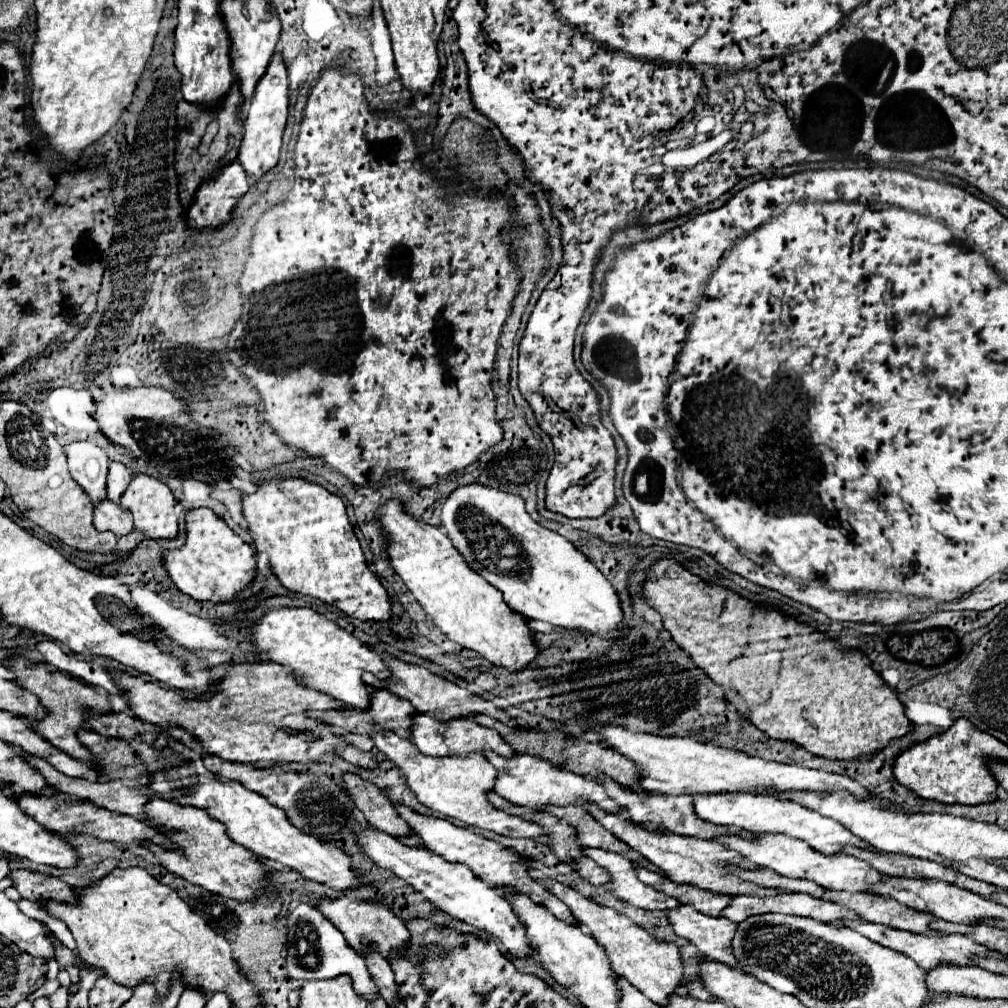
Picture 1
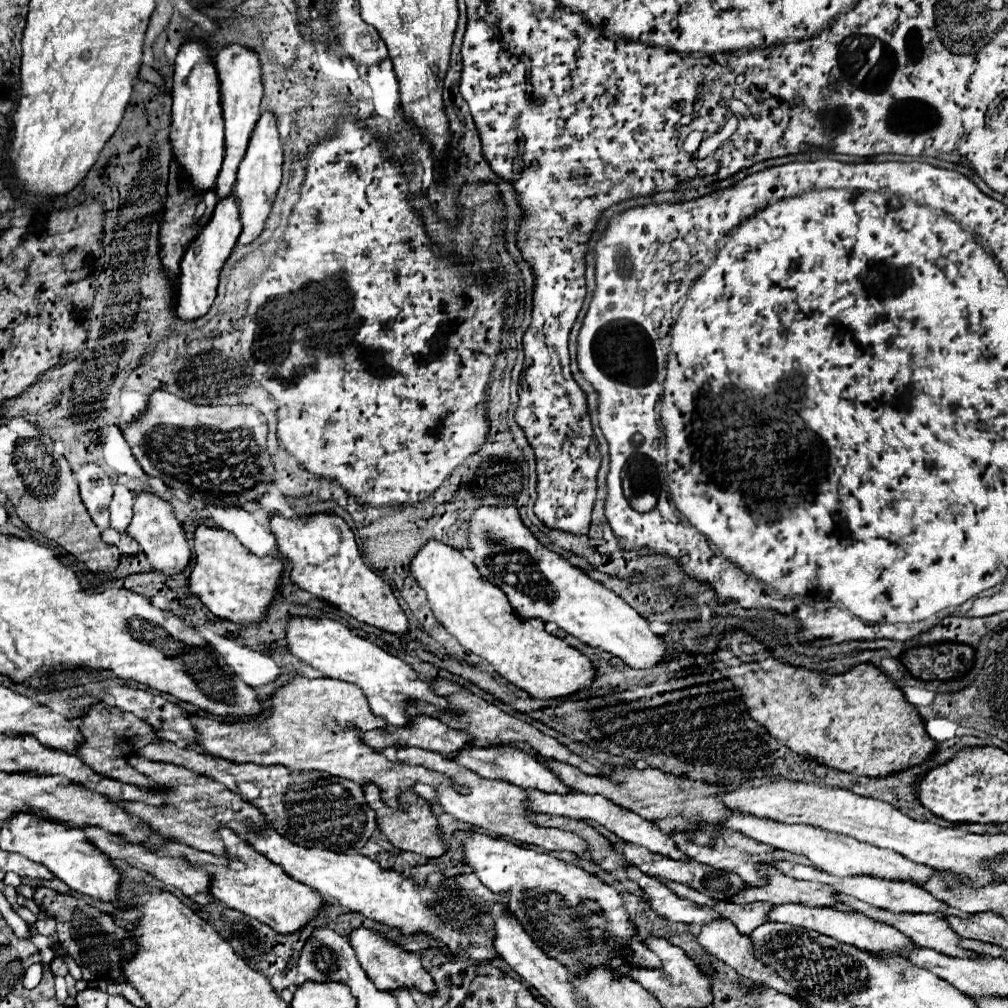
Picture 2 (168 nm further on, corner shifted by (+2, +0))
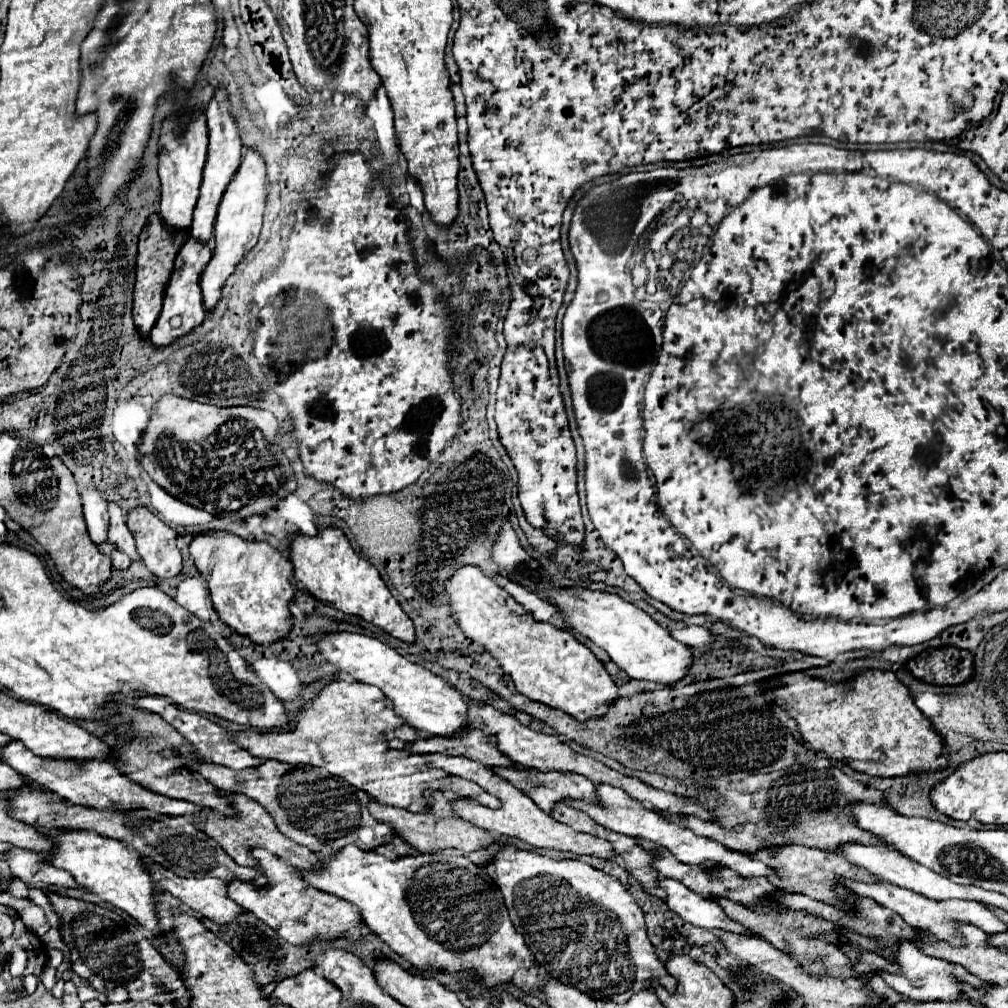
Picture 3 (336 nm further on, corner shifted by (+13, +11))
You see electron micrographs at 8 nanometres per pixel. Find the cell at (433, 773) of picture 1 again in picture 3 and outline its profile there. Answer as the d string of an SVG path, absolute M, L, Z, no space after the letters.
M429 754L429 756L423 756L431 766L435 768L441 768L453 776L459 776L459 778L467 778L467 780L473 780L475 784L479 784L485 792L497 796L503 806L497 808L497 810L491 810L491 808L485 808L481 804L477 804L475 800L469 800L469 798L461 798L457 800L453 806L455 806L455 812L457 816L461 816L463 820L483 828L483 830L489 830L489 832L497 832L501 836L515 836L535 848L547 848L547 850L557 850L557 852L569 852L573 856L597 856L597 858L603 858L603 860L611 860L615 856L615 850L611 846L611 842L607 840L601 840L597 836L591 836L591 834L581 834L581 832L575 832L571 826L567 824L561 824L557 822L555 818L551 818L549 814L541 812L541 808L529 798L525 796L523 792L519 792L511 782L503 780L499 774L491 772L487 766L483 766L481 762L473 762L469 758L451 758L451 756L441 756L441 754Z

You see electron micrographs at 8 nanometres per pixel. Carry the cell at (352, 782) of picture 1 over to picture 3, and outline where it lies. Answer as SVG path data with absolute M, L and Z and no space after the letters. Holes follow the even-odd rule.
M433 792L431 810L423 812L423 814L413 814L409 810L393 808L393 806L381 806L379 802L371 802L369 808L371 808L371 814L377 820L381 820L385 824L391 824L407 844L411 844L413 848L417 848L423 854L431 854L431 852L443 850L443 848L457 848L457 850L463 850L463 852L473 852L473 850L489 848L491 844L495 844L497 840L489 832L479 830L477 826L461 820L455 814L455 810L453 810L455 798L457 796L453 792ZM479 836L481 836L481 840L479 840Z

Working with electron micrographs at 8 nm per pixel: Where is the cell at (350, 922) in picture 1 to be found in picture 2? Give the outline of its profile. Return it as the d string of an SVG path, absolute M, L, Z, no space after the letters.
M356 927L350 931L350 945L354 947L356 959L366 971L366 975L376 983L378 989L392 991L396 987L418 987L422 993L434 993L434 981L428 975L428 971L422 967L420 955L406 951L402 945L396 945L388 941L384 935L368 929L368 927Z

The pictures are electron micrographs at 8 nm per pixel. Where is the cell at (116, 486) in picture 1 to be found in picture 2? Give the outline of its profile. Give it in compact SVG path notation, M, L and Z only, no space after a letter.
M114 485L114 497L110 503L110 525L116 531L126 531L132 519L132 505L134 505L134 493L124 485Z

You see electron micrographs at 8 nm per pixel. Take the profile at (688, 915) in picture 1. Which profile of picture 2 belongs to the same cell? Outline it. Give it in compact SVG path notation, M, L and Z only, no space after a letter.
M716 919L716 923L702 925L694 937L704 951L734 967L740 975L752 979L754 983L764 983L772 973L764 963L752 957L750 939L742 935L728 919Z

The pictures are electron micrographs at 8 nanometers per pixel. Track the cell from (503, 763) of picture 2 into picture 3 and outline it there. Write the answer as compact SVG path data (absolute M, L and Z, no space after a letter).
M493 768L501 778L509 780L515 788L525 792L543 812L553 812L561 800L583 800L587 804L599 804L597 788L591 780L579 774L563 772L537 772L533 768Z

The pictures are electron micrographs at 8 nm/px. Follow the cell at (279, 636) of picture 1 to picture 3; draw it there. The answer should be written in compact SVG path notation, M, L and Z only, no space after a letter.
M335 632L325 634L317 646L323 658L339 670L355 676L359 682L367 682L381 688L383 694L395 704L395 712L403 716L403 720L407 720L407 724L417 728L421 734L459 736L467 728L469 706L465 702L465 696L447 680L419 664L409 662L387 644L363 634Z

